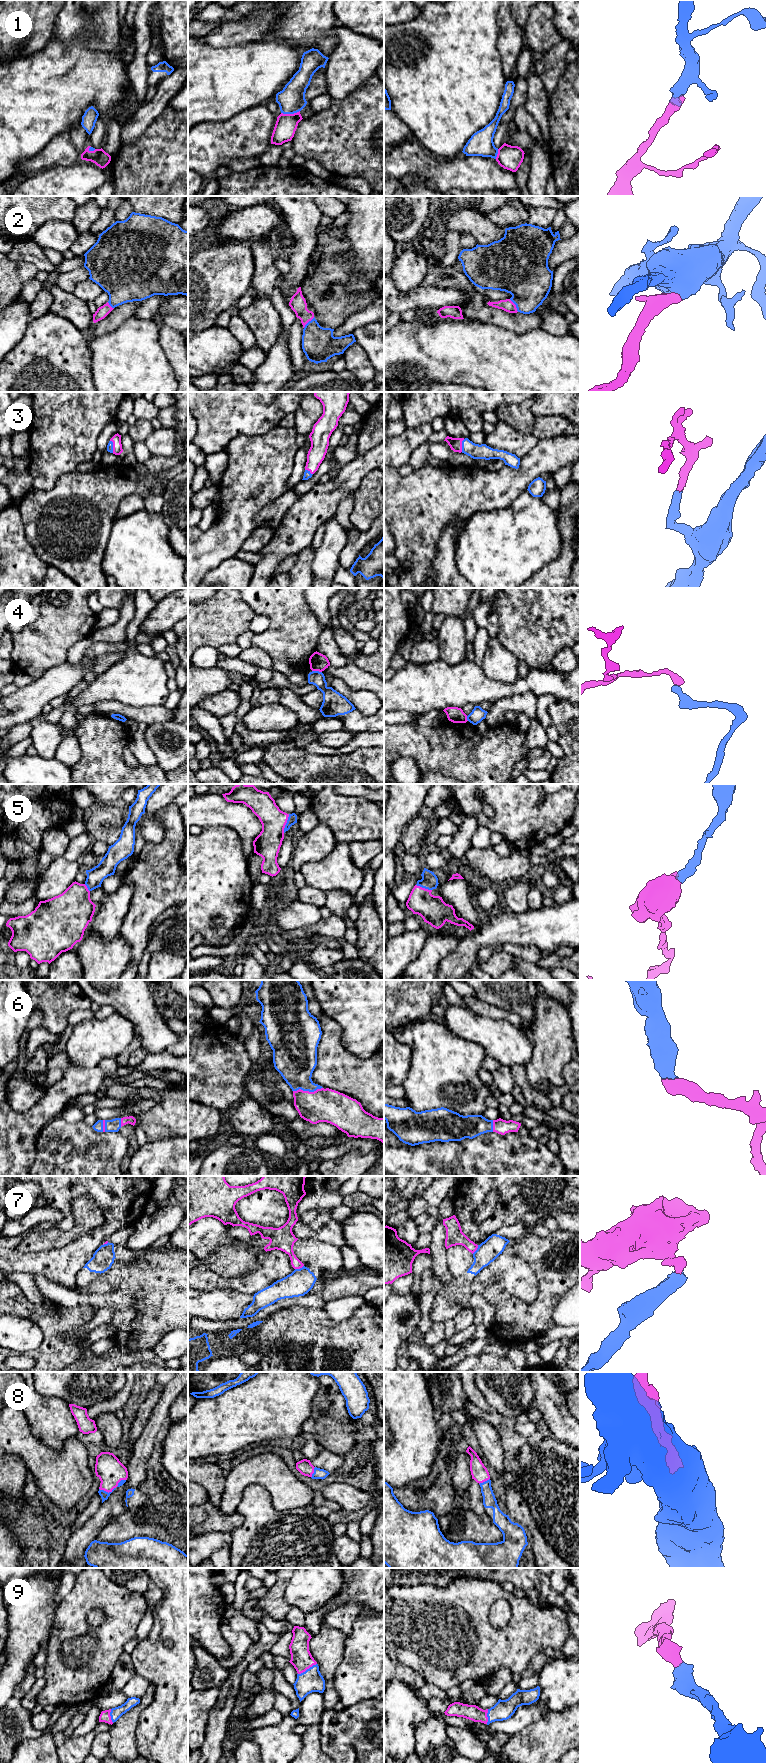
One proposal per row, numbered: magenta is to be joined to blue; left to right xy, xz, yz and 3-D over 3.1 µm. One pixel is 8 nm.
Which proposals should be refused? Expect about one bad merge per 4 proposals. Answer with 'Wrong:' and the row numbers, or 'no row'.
Wrong: 4, 7

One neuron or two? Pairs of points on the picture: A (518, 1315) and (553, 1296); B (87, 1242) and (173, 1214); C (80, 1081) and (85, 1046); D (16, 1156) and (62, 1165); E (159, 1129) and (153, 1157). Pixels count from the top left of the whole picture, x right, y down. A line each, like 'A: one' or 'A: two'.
A: one
B: two
C: two
D: two
E: two

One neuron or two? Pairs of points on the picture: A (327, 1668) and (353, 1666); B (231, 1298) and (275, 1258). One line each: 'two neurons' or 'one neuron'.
A: two neurons
B: two neurons

